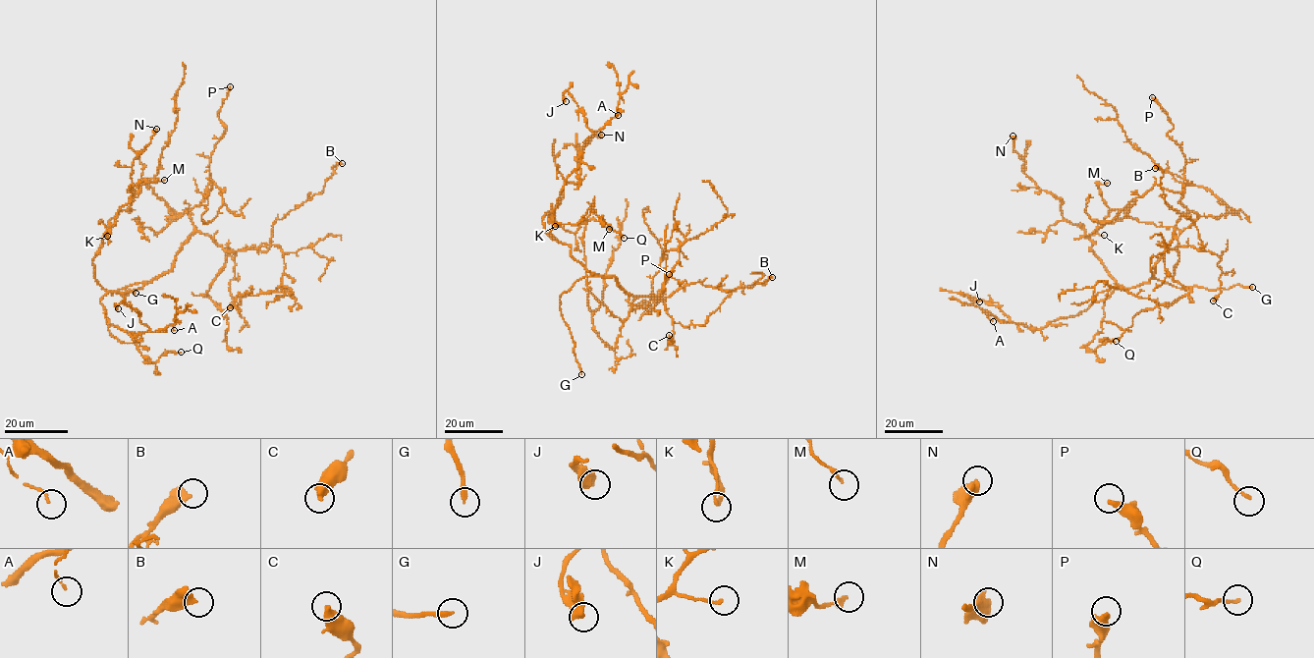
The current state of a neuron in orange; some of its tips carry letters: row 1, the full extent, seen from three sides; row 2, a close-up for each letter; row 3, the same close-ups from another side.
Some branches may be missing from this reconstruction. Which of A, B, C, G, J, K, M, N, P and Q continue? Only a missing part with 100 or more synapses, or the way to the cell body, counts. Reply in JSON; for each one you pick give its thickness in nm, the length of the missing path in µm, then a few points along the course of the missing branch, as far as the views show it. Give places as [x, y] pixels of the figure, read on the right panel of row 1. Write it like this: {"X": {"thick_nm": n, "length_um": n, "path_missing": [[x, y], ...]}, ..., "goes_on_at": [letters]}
{"G": {"thick_nm": 280, "length_um": 20, "path_missing": [[1252, 287], [1279, 270], [1287, 270], [1297, 279]]}, "goes_on_at": ["G"]}

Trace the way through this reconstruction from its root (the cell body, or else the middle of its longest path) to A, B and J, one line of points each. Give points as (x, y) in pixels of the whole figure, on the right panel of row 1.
A: (1164, 251), (1148, 282), (1133, 288), (1119, 285), (1078, 314), (1034, 329), (985, 311), (993, 321)
B: (1164, 251), (1174, 231), (1180, 246), (1204, 246), (1195, 224), (1165, 202), (1161, 188), (1163, 171), (1155, 168)
J: (1164, 251), (1148, 282), (1119, 285), (1078, 314), (1039, 329), (1013, 323), (997, 306), (968, 296), (979, 301)

